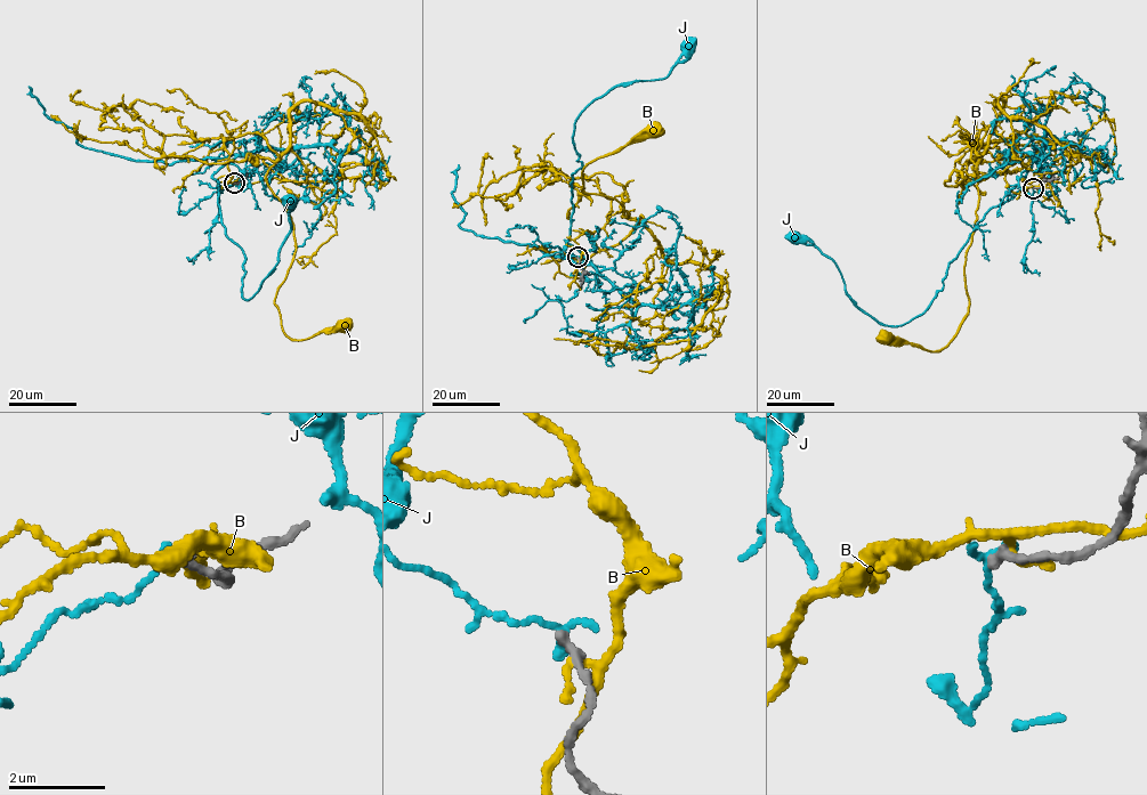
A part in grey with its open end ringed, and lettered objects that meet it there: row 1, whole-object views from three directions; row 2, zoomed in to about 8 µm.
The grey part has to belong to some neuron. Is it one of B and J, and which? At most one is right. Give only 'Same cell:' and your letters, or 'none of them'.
Same cell: none of them

